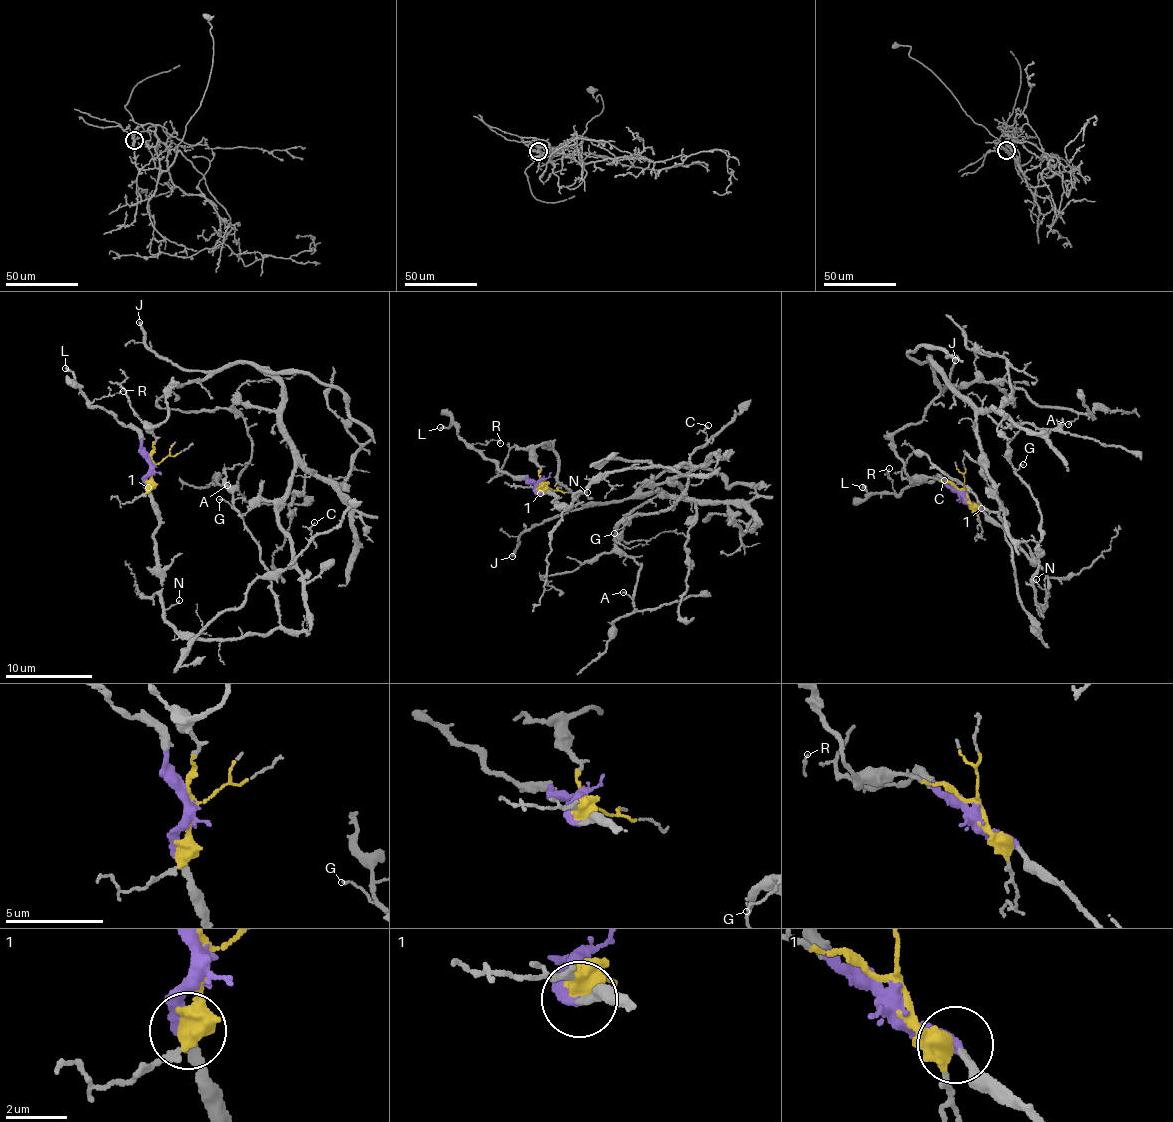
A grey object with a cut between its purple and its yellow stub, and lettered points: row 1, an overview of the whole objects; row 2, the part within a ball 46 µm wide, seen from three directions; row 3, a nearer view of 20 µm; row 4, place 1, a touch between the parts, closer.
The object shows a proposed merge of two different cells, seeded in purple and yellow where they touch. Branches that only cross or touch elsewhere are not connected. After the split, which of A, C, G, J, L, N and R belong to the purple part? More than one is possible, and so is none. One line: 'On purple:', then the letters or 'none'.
On purple: G, L, N, R

